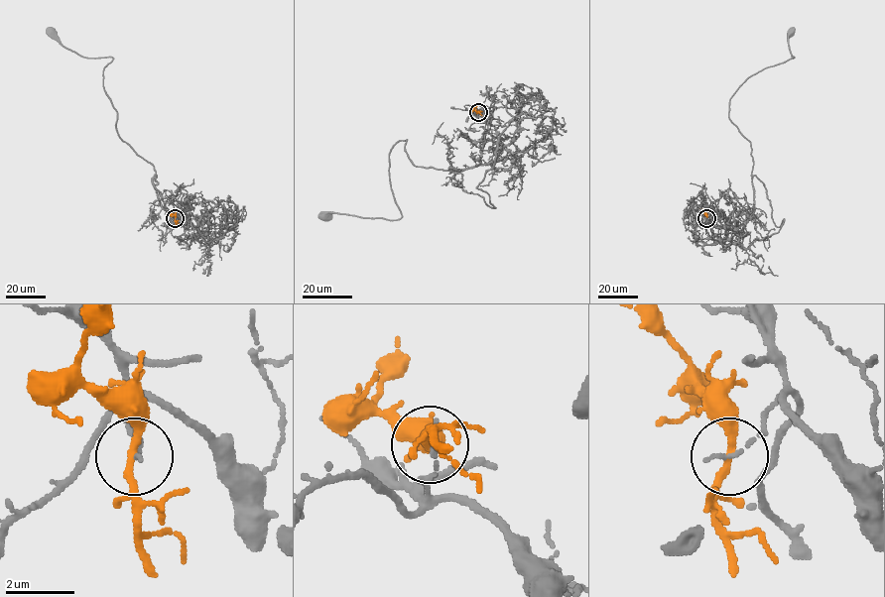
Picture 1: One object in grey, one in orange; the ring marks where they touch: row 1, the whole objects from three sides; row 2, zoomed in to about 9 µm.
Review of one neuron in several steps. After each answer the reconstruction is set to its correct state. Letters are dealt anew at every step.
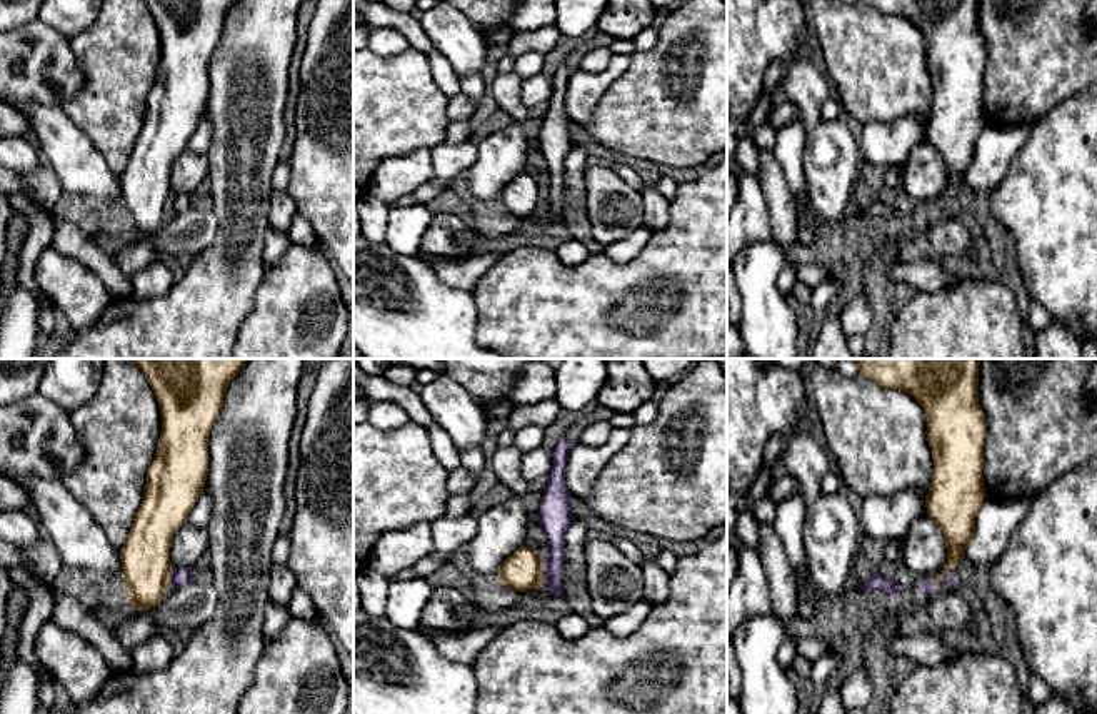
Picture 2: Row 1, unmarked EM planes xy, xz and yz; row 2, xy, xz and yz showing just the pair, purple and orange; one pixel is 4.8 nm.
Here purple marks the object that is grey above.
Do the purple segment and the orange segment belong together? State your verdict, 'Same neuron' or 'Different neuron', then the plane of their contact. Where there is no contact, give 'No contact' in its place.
Different neuron. Touches purple in xz

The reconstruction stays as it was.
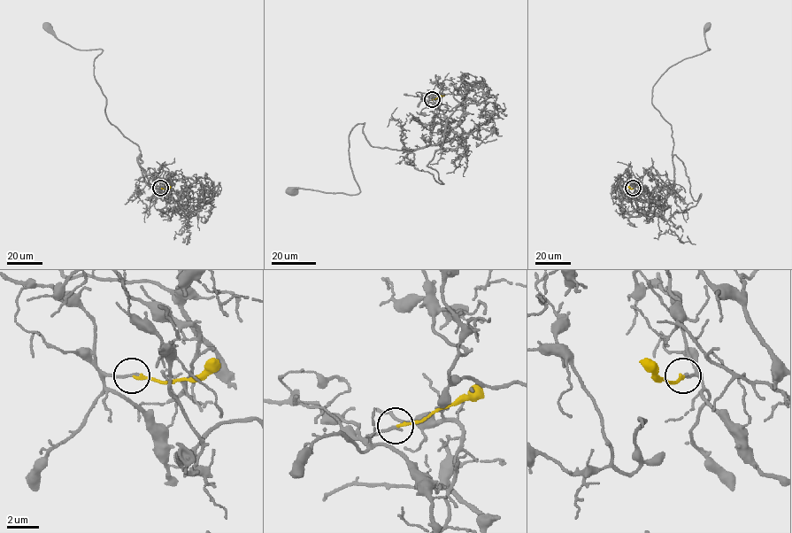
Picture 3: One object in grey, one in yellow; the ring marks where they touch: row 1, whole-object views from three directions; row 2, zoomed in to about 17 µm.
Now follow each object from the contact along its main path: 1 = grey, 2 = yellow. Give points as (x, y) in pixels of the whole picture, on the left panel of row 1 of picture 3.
1: (160, 189), (165, 194), (146, 181), (139, 147), (107, 118), (94, 73), (102, 50), (75, 49), (47, 27)
2: (160, 189), (171, 187)

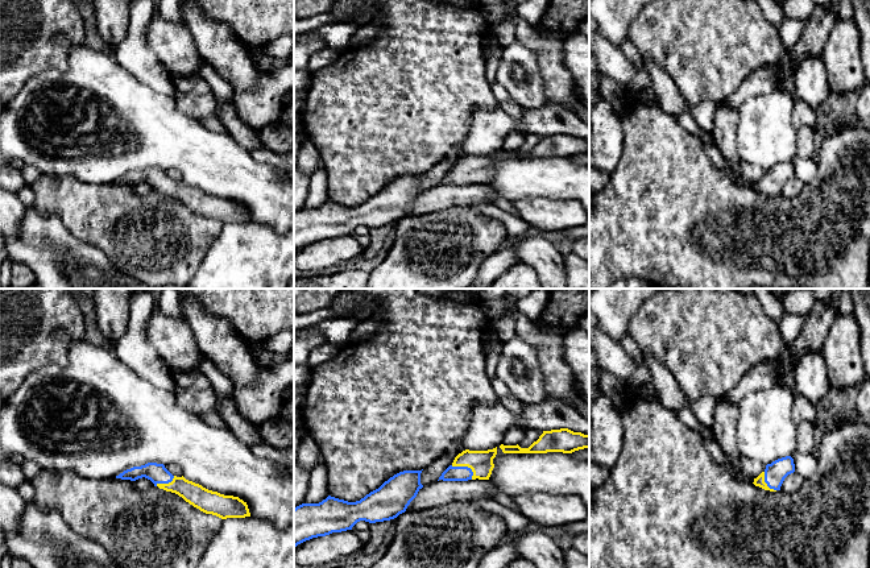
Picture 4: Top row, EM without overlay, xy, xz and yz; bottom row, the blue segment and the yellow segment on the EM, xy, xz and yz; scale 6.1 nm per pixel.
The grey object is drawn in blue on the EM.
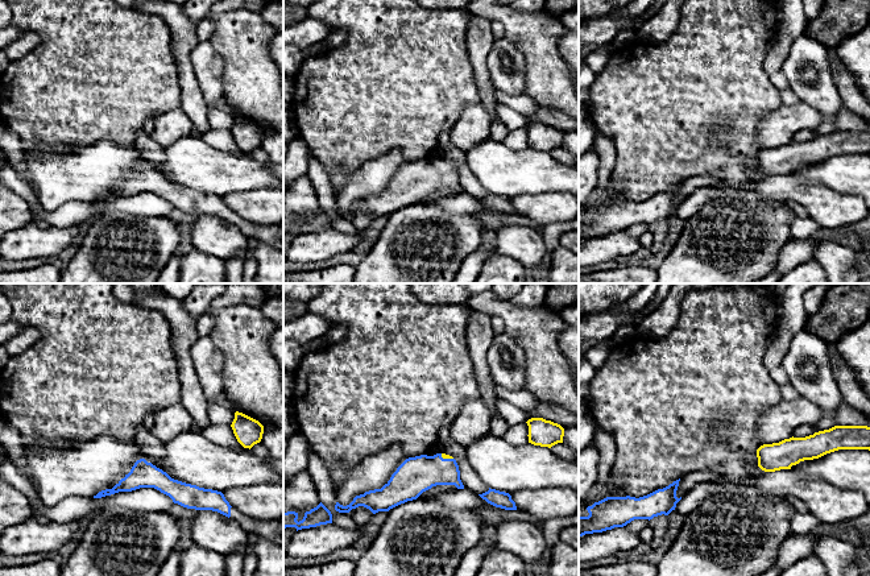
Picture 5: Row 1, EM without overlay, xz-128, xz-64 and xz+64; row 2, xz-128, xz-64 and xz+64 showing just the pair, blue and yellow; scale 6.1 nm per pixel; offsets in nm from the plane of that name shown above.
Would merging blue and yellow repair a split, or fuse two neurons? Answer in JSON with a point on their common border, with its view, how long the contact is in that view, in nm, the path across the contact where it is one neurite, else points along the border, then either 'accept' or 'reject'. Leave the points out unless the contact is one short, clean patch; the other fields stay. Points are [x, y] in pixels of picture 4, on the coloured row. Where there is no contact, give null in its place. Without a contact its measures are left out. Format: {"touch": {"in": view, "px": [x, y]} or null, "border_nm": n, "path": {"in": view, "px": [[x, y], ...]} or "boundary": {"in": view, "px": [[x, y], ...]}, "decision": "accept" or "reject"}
{"touch": {"in": "xz", "px": [465, 467]}, "border_nm": 160, "path": {"in": "xz", "px": [[452, 473], [465, 467], [480, 461]]}, "decision": "accept"}

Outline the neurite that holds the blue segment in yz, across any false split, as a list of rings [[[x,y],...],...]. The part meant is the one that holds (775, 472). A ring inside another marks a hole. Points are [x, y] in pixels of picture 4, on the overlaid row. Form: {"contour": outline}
{"contour": [[[786,456],[767,464],[766,469],[754,478],[753,484],[765,490],[776,492],[780,490],[784,478],[794,472],[794,459],[791,456]]]}

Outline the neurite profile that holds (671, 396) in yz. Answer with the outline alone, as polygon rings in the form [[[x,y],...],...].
[[[646,352],[642,355],[658,391],[659,402],[672,411],[689,407],[687,395],[666,366],[651,355]]]

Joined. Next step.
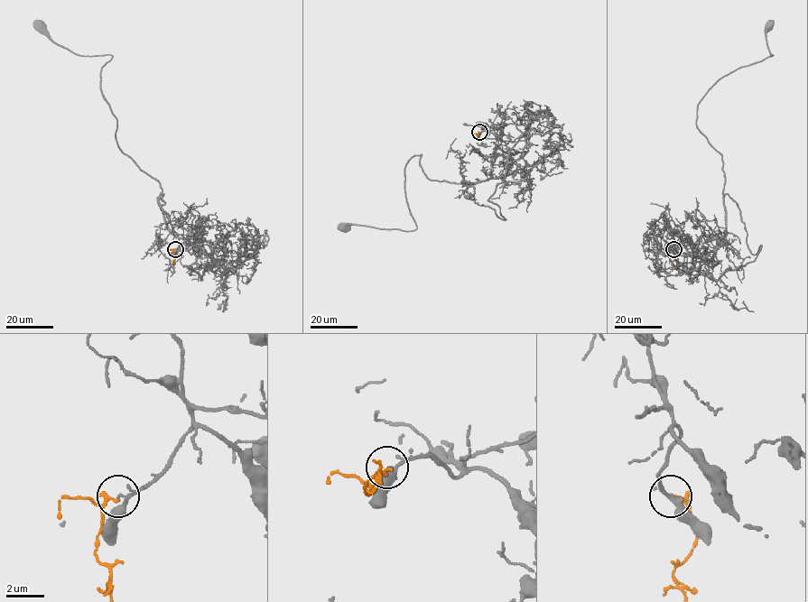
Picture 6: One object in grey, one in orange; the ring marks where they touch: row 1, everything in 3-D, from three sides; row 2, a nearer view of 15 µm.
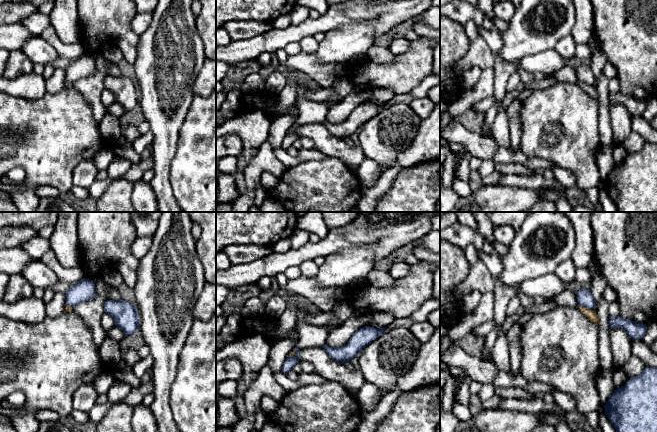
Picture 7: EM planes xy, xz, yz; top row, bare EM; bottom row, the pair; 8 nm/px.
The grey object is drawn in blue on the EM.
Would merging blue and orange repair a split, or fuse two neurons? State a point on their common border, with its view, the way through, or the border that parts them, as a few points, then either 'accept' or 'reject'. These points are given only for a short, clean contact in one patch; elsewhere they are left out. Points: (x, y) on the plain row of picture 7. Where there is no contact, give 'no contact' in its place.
meets blue in yz at (586, 83); border along yz (579, 81), (592, 86); reject

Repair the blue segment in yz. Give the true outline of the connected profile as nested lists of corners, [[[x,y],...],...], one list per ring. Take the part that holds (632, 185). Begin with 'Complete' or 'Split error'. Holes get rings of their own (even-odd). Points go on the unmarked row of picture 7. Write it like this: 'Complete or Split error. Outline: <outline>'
Complete. Outline: [[[647,142],[641,150],[614,166],[604,184],[617,212],[657,212],[657,143]]]

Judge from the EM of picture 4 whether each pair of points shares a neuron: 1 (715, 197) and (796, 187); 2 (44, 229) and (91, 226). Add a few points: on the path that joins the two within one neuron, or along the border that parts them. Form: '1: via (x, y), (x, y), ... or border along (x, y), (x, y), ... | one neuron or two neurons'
1: border along (804, 185), (794, 197), (784, 198), (781, 195) | two neurons
2: border along (41, 211), (57, 215), (77, 237), (94, 245) | two neurons

